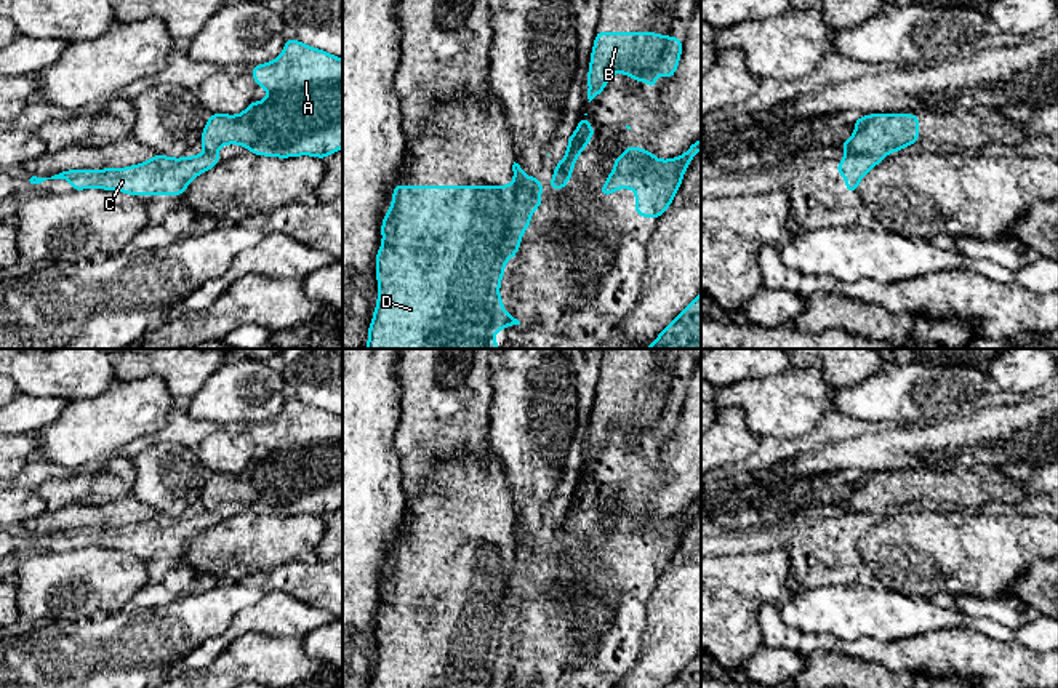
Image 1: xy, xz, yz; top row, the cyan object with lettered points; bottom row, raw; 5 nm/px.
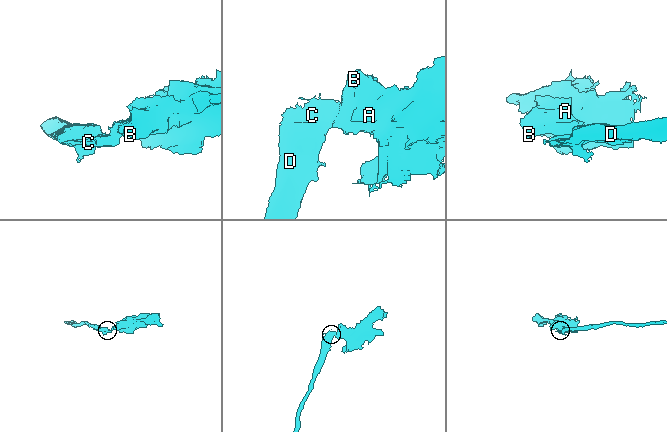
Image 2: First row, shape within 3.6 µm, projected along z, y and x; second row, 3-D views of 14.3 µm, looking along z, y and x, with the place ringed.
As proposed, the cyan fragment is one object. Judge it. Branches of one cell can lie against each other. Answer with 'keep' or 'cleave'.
cleave

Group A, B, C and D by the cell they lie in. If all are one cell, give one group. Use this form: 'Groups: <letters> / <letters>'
Groups: A B / C D

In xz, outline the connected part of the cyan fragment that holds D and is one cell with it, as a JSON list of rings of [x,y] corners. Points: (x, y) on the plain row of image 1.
[[[514,520],[514,541],[509,544],[394,544],[394,557],[387,573],[383,578],[383,602],[376,613],[376,638],[379,643],[376,667],[370,688],[501,688],[520,680],[504,670],[504,661],[499,656],[499,643],[509,616],[514,616],[520,605],[523,590],[530,586],[531,571],[544,560],[539,557],[543,544],[539,536],[530,536],[522,525]]]

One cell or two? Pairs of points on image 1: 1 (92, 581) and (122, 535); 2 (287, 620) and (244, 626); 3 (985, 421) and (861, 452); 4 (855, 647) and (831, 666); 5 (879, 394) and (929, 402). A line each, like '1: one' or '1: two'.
1: two
2: one
3: one
4: two
5: one

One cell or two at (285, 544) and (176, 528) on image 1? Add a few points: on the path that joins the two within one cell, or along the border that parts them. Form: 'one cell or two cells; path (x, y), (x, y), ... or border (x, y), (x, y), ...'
two cells; border (220, 519), (199, 532), (181, 552)

